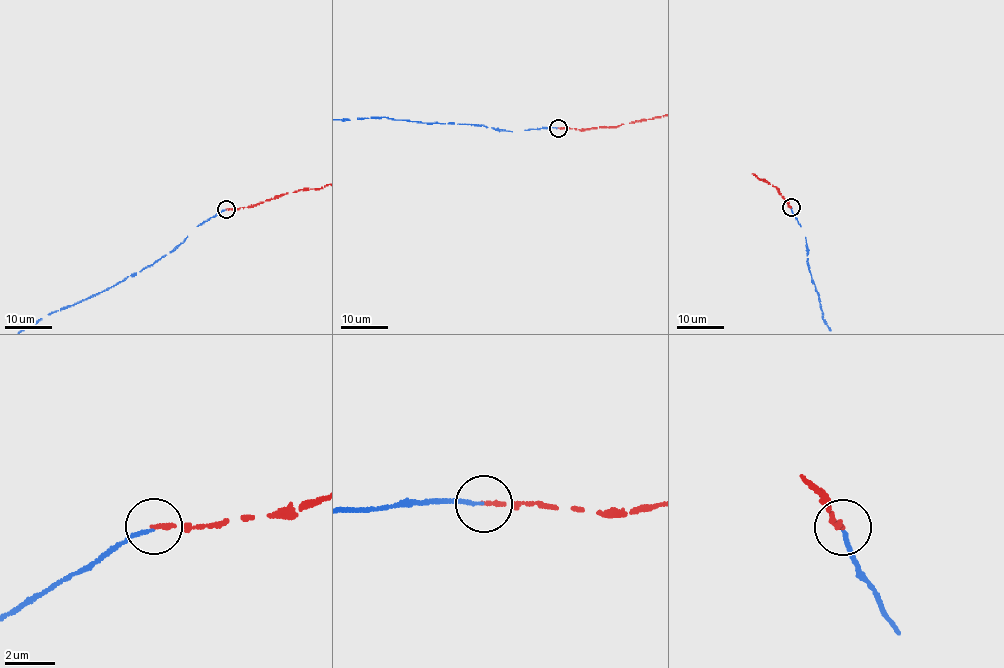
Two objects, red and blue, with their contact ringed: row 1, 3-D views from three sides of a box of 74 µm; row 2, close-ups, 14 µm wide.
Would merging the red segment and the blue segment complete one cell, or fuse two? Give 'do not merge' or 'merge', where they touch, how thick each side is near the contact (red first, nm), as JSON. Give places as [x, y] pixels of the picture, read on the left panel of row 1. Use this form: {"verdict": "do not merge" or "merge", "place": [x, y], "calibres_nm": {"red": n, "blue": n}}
{"verdict": "do not merge", "place": [226, 209], "calibres_nm": {"red": 170, "blue": 130}}

